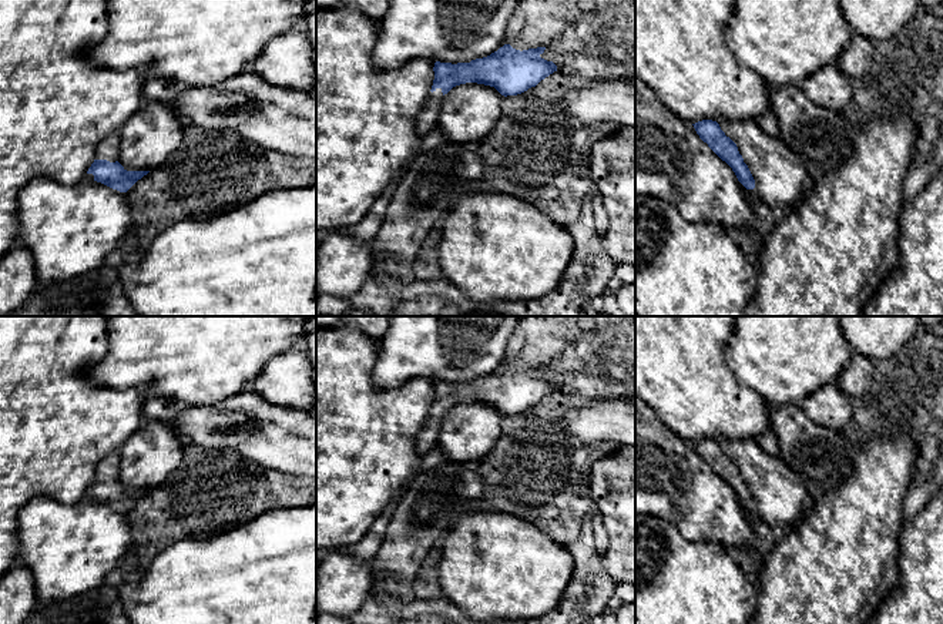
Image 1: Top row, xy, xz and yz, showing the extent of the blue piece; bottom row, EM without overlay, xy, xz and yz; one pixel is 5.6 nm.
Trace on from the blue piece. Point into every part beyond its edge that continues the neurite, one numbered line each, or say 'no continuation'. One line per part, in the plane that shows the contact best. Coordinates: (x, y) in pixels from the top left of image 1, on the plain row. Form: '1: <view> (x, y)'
1: xy (107, 468)

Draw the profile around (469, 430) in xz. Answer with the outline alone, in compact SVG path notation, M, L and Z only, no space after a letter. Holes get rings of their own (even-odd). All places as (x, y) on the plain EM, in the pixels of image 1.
M466 402L443 415L437 444L447 462L477 464L501 435L501 415L494 406Z

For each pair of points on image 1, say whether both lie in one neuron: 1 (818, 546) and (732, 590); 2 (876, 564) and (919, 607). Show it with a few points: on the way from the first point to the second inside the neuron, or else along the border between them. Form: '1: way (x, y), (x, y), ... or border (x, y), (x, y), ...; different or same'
1: border (755, 590), (757, 609); different
2: border (899, 550), (899, 579), (875, 609); different

